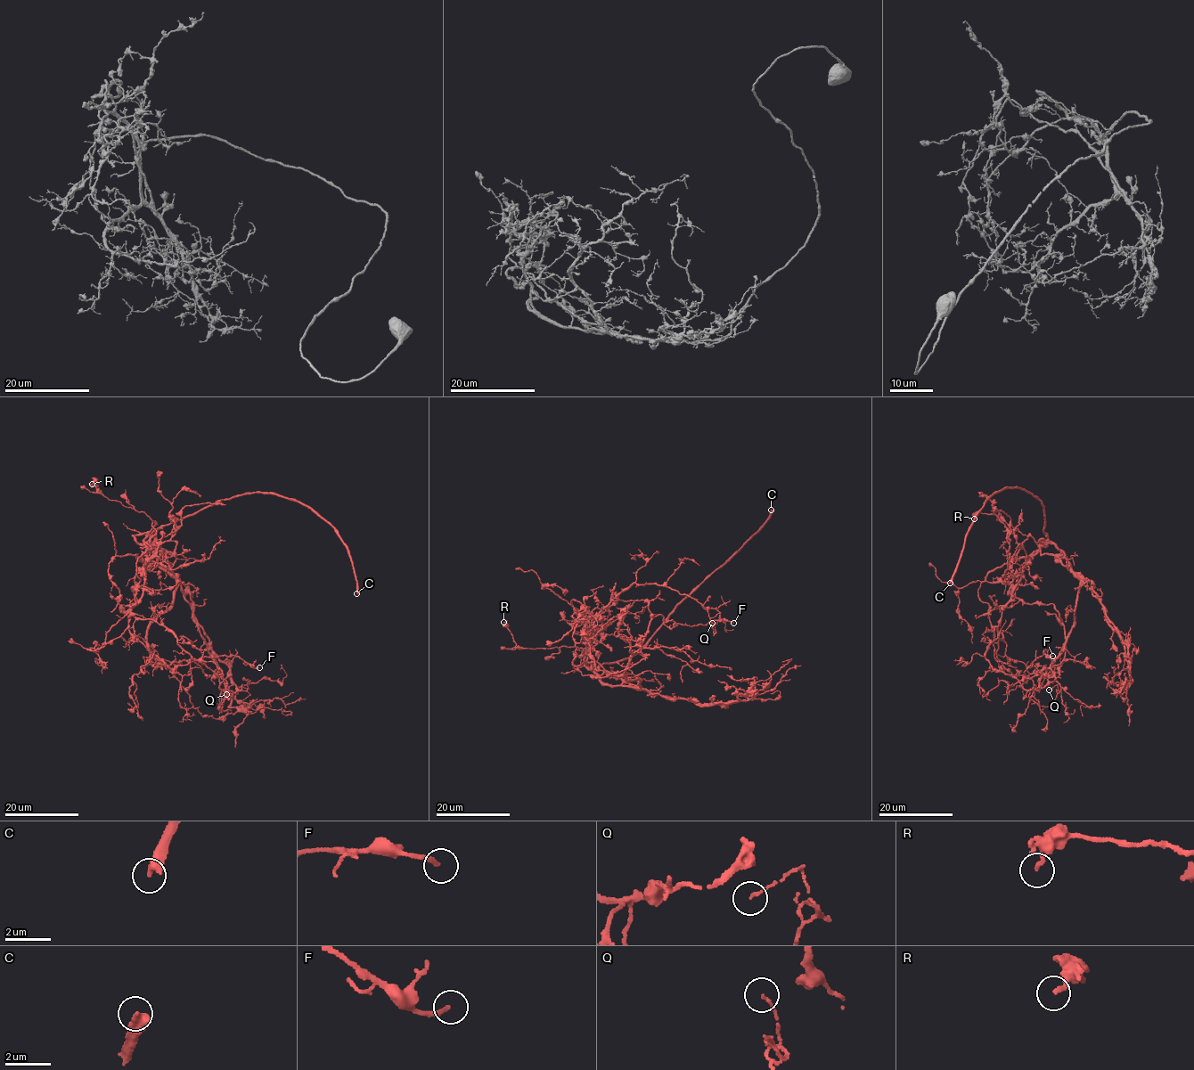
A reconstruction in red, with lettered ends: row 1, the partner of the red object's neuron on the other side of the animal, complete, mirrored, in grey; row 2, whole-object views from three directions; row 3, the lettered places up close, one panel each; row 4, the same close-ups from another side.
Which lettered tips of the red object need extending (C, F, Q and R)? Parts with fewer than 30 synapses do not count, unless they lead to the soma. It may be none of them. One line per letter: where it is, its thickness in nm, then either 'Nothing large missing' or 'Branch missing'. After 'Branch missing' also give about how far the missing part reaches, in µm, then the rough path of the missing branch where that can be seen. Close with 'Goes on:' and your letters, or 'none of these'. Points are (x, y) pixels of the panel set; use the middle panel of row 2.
C: Place: (771, 510). Thickness 420 nm. Branch missing. Missing length about 110 µm. Course of what is missing: (771, 510), (776, 491), (772, 461), (819, 417), (825, 423), (821, 436), (810, 453), (809, 469), (805, 468)
F: Place: (733, 623). Thickness 190 nm. Nothing large missing
Q: Place: (712, 623). Thickness 90 nm. Nothing large missing
R: Place: (503, 622). Thickness 180 nm. Nothing large missing
Goes on: C

